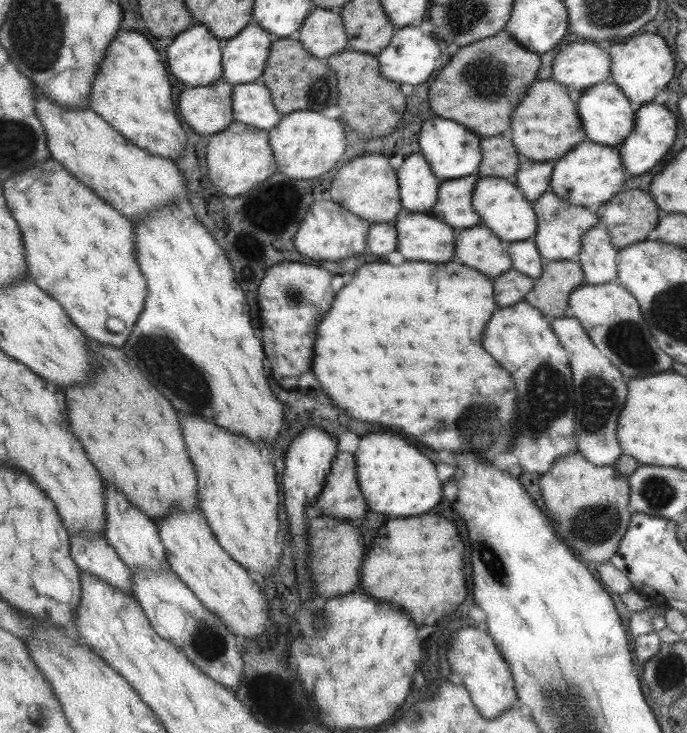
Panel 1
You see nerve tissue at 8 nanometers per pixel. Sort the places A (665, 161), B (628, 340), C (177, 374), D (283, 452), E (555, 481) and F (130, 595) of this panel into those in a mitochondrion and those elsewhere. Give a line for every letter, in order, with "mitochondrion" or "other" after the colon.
A: other
B: mitochondrion
C: mitochondrion
D: other
E: other
F: other

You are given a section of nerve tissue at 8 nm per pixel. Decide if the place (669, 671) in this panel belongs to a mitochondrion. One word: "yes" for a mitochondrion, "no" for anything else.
yes

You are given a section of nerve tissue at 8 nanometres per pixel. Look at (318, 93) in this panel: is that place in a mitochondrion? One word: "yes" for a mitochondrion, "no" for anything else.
yes

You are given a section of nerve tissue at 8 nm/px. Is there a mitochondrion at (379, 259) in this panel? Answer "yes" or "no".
no

